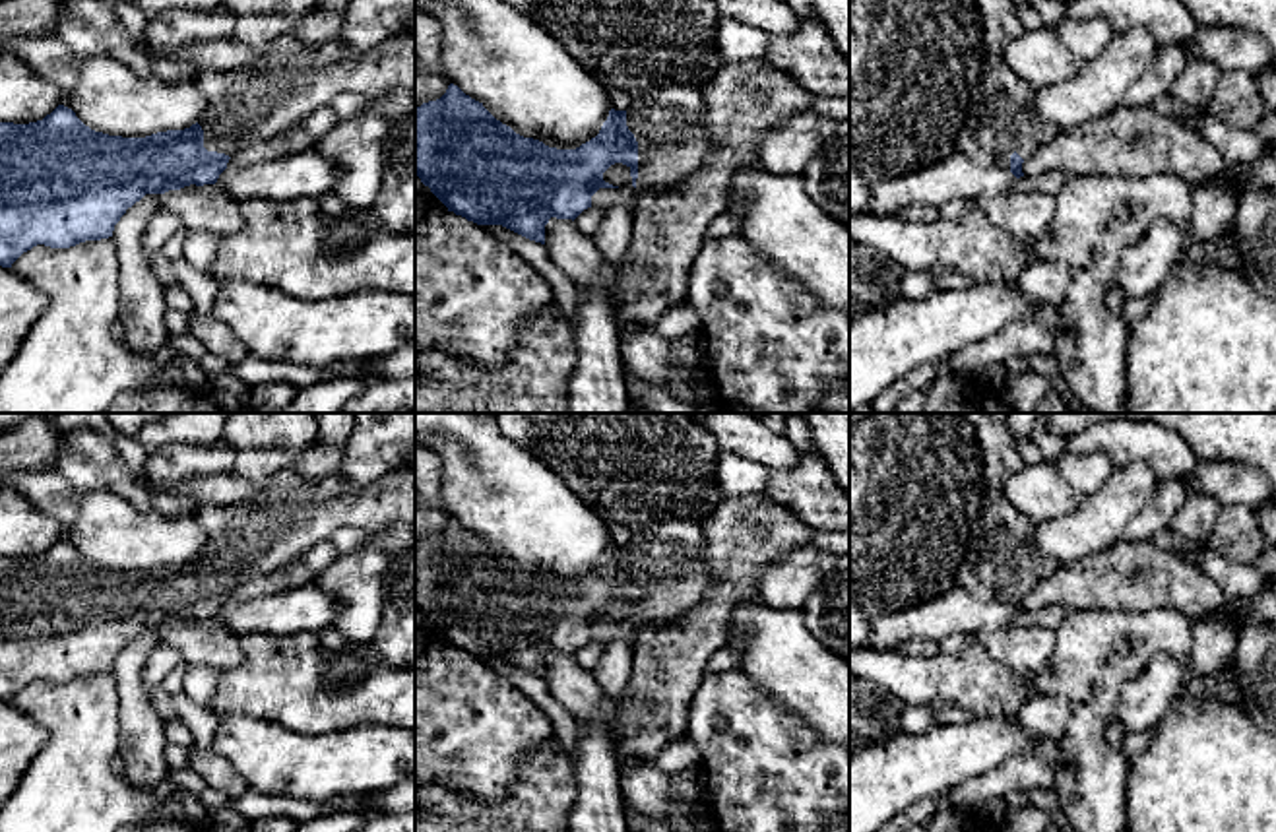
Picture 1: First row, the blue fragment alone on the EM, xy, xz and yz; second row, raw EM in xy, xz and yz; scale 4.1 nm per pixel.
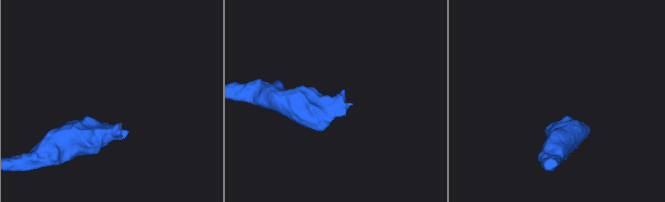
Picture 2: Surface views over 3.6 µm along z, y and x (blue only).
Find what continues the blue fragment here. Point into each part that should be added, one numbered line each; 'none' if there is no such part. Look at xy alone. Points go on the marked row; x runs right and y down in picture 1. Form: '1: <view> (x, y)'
1: xy (287, 82)

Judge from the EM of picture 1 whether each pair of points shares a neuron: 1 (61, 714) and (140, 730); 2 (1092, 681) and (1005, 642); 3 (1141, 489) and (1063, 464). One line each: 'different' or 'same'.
1: different
2: different
3: different

